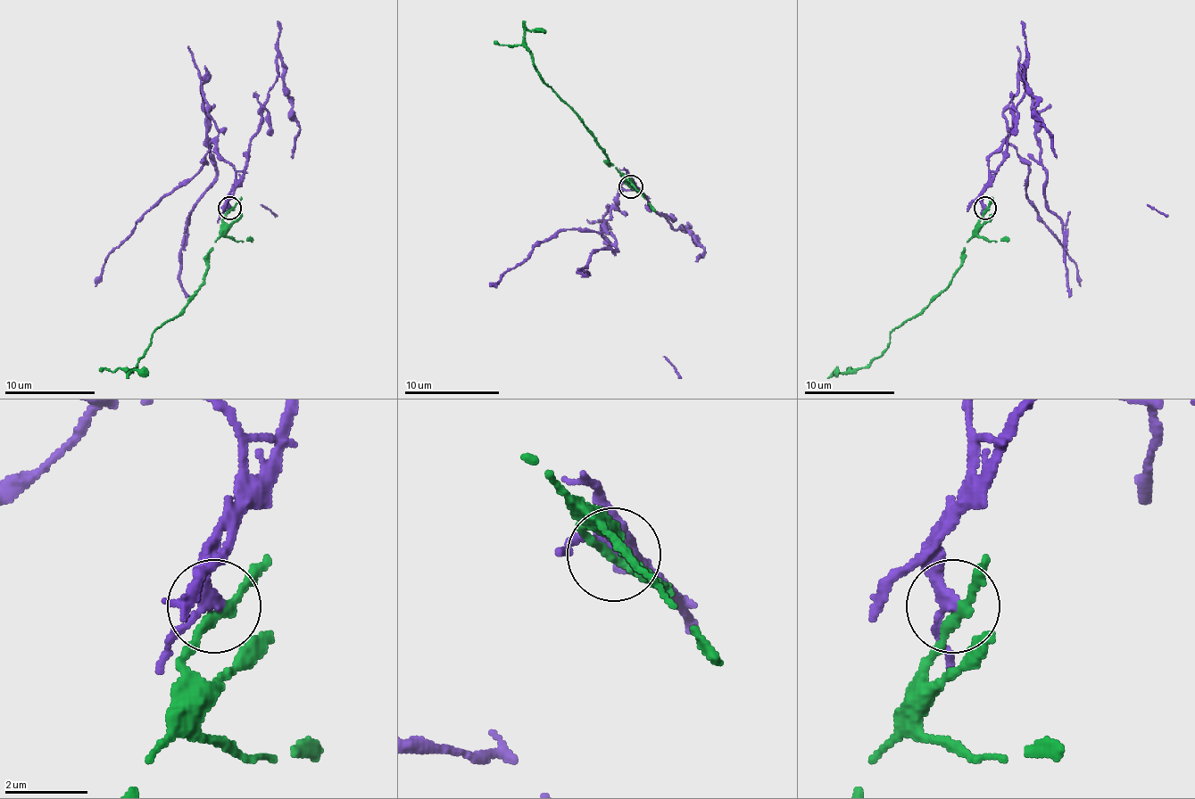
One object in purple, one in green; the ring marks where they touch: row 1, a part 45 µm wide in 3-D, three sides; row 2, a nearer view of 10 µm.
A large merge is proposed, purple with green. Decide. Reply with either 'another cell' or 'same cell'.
another cell

